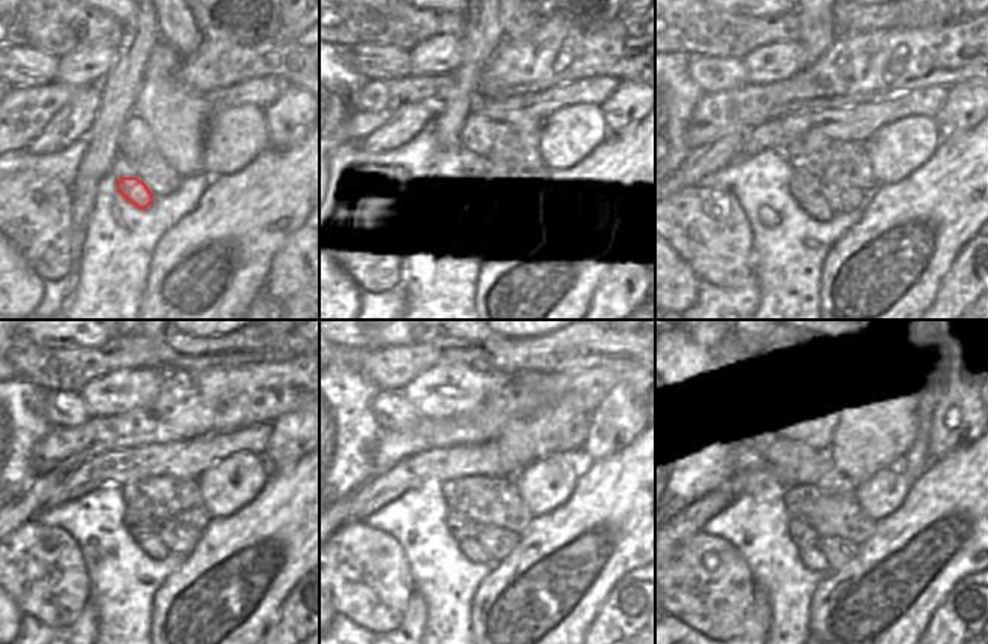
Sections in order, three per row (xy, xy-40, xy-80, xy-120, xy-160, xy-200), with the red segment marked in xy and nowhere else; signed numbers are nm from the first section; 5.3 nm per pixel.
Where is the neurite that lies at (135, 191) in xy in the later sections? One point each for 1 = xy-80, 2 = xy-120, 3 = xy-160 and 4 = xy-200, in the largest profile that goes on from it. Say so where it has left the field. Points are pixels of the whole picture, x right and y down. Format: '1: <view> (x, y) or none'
1: xy-80 (816, 204)
2: xy-120 (150, 545)
3: xy-160 (473, 551)
4: xy-200 (813, 559)

